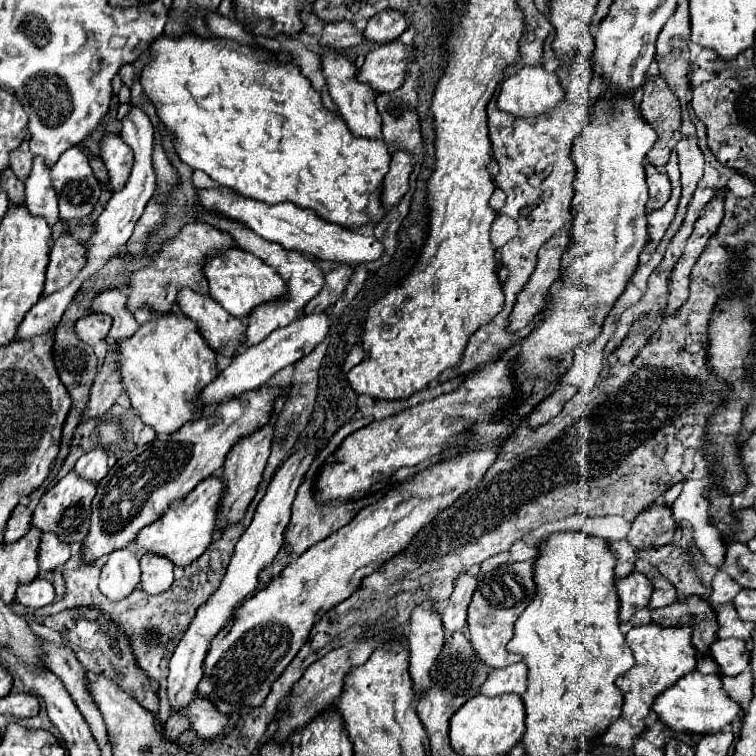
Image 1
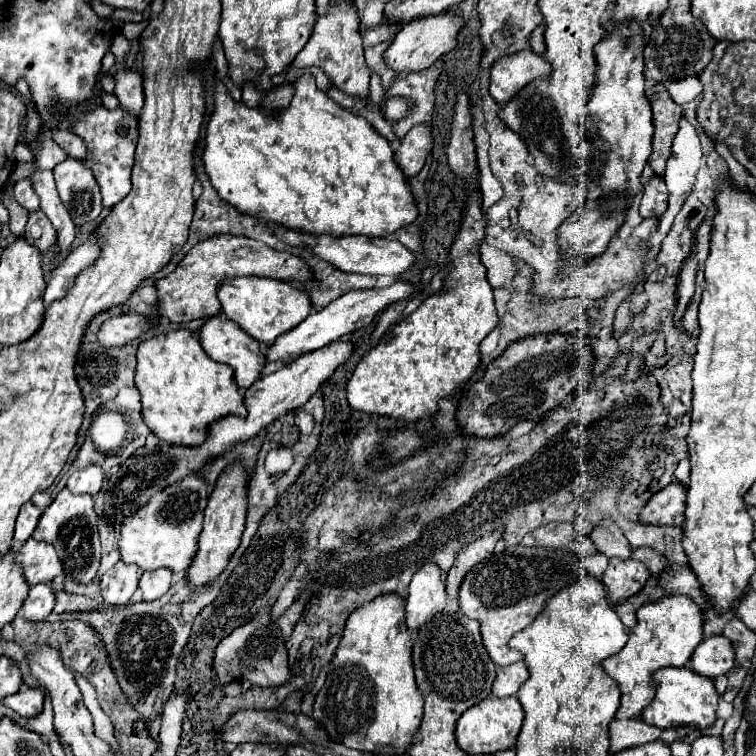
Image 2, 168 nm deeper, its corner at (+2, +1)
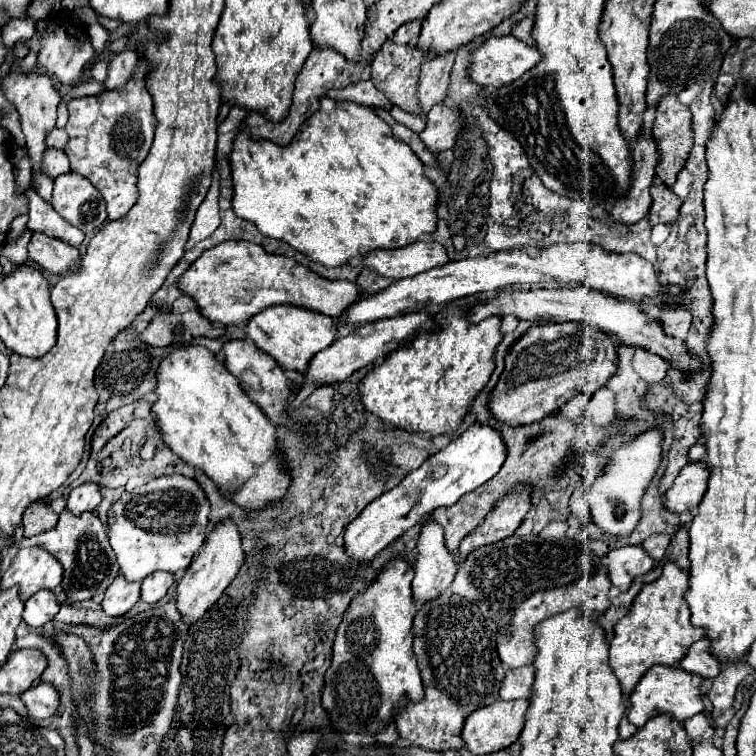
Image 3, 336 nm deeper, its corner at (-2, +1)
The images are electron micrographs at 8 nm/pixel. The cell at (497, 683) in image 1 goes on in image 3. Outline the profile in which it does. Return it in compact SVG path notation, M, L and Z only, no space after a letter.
M525 665L525 667L517 667L517 669L509 669L505 673L499 697L505 701L513 701L513 699L531 699L533 697L533 675L535 675L535 667L533 665Z

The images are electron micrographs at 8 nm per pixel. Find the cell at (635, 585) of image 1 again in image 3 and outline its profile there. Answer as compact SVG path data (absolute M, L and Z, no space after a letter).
M625 545L611 549L609 557L609 579L621 591L627 591L631 581L637 575L645 575L653 569L653 559L639 547L639 545Z

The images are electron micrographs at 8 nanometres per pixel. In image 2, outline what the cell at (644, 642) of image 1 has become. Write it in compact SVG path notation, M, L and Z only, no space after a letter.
M671 595L655 603L643 605L637 611L637 625L629 631L627 645L617 655L603 661L605 673L615 679L621 689L621 707L617 711L617 719L641 717L643 707L653 699L657 689L657 685L653 685L653 673L659 667L685 667L701 639L701 609L689 597Z

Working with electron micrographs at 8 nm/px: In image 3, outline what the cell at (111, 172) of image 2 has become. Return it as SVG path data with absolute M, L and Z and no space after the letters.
M143 53L135 65L133 77L125 87L115 91L103 91L99 95L71 99L69 101L69 121L65 131L69 141L65 145L65 155L71 161L71 171L83 175L91 181L107 203L109 219L119 219L131 211L137 203L137 163L141 165L149 155L153 143L153 131L157 119L153 113L153 97L147 91L145 77L151 73L149 63Z

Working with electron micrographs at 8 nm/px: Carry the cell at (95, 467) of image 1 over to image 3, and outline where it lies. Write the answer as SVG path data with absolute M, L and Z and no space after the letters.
M79 485L71 491L69 499L67 499L67 511L73 515L81 515L85 511L95 511L97 505L101 503L101 493L99 493L99 485Z

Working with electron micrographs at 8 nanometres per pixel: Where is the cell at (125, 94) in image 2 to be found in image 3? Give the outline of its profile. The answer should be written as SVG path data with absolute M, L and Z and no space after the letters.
M125 49L123 53L115 55L109 63L109 75L105 79L105 89L121 89L121 85L125 85L125 81L131 77L135 65L137 65L137 53L131 49Z

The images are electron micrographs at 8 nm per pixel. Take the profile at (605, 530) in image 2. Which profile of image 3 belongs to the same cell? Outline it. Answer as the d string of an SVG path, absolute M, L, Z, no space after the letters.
M651 427L637 435L627 447L617 449L611 455L609 463L603 467L599 477L595 477L593 485L585 491L597 527L613 533L615 537L629 535L635 529L641 517L641 499L661 465L661 453L663 453L663 433L661 429Z

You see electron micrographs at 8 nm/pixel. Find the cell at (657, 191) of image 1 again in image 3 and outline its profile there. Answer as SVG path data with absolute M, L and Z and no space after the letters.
M653 185L651 197L653 197L653 205L651 205L651 211L649 211L651 225L657 225L657 223L673 225L675 219L679 217L681 199L665 185Z

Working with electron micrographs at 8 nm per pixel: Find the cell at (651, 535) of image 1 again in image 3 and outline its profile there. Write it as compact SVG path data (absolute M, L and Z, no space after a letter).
M705 461L689 463L679 473L673 487L665 493L665 503L669 505L669 509L673 509L675 513L693 511L701 503L701 497L705 495L707 479L709 479L709 467Z

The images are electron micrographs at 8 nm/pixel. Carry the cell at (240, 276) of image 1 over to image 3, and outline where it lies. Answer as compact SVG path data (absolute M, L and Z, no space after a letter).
M277 305L273 309L261 311L257 317L251 317L247 323L247 337L253 339L261 351L271 355L281 365L281 369L307 373L313 355L327 349L337 339L337 325L331 317L323 317L309 309Z

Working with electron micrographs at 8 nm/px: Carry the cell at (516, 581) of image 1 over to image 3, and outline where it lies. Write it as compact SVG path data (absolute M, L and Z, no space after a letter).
M511 535L507 539L501 539L499 543L491 543L491 545L483 545L475 551L471 551L467 555L465 561L459 563L459 571L455 581L451 583L451 591L477 603L481 613L485 615L485 621L495 623L495 635L497 635L497 651L501 661L509 667L523 667L523 665L531 665L535 661L537 655L537 647L535 647L535 625L539 625L541 621L563 613L567 609L573 607L581 607L585 611L585 615L591 617L599 617L603 615L611 601L609 601L609 575L607 575L607 567L603 563L601 557L597 557L593 553L593 549L577 539L543 539L539 535L527 535L527 537L519 537L519 535Z

